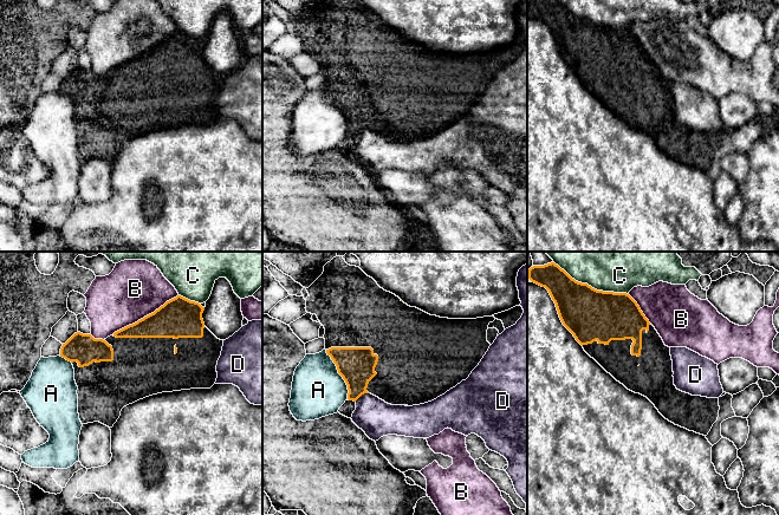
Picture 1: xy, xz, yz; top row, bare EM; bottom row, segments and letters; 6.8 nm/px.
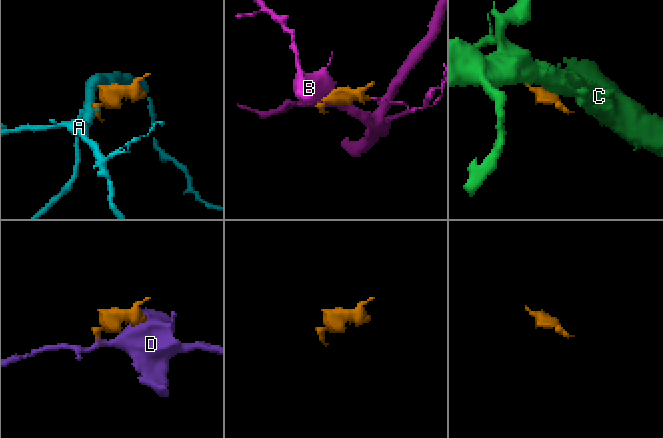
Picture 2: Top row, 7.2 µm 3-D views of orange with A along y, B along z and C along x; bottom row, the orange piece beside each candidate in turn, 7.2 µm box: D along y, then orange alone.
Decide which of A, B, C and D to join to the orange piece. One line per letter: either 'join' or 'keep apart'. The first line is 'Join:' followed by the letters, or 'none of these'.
Join: none of these
A: keep apart
B: keep apart
C: keep apart
D: keep apart

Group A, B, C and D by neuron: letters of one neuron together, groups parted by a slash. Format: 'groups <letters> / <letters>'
groups A / B / C / D

